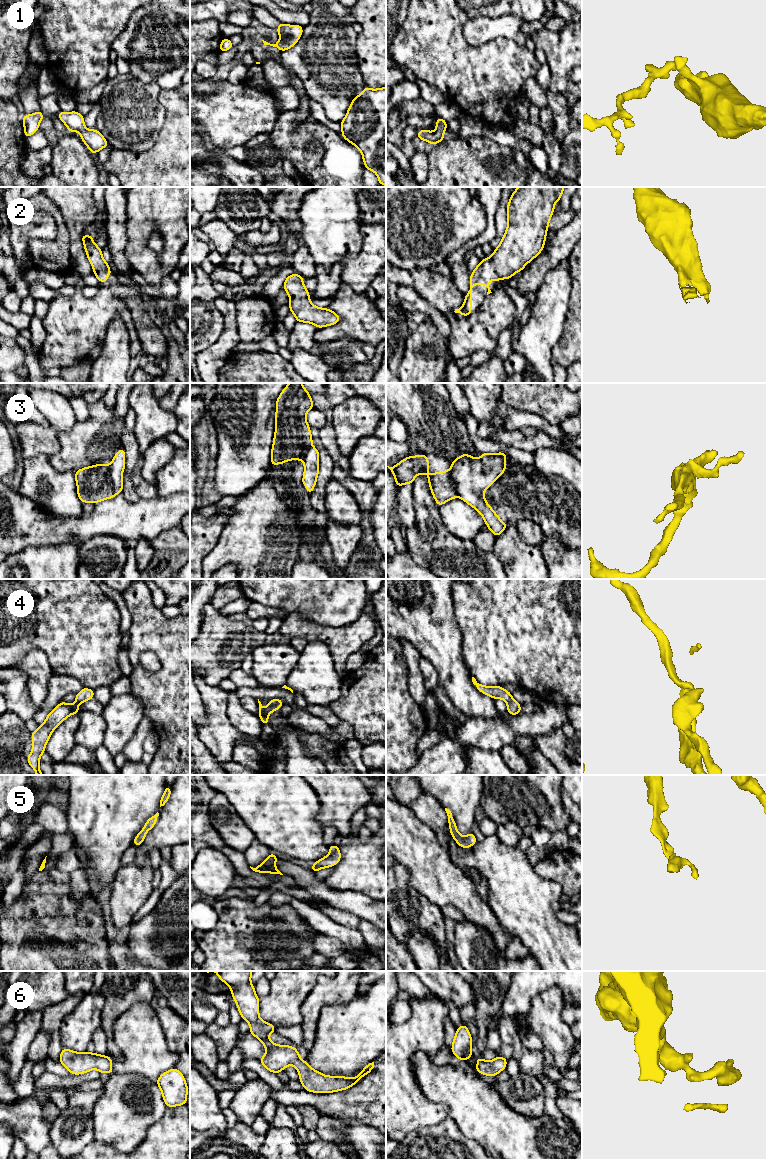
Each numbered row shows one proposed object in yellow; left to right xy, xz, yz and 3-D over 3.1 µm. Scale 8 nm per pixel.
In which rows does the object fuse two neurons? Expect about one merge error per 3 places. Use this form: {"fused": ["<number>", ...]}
{"fused": ["3"]}

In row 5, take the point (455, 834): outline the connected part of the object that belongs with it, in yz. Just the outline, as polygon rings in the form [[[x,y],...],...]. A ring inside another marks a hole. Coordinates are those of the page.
[[[445,808],[445,811],[449,820],[448,826],[450,828],[451,836],[454,838],[456,843],[462,848],[469,848],[474,846],[474,844],[477,842],[475,835],[472,832],[470,832],[467,836],[462,837],[459,831],[457,830],[455,820],[452,816],[451,811],[447,808]]]

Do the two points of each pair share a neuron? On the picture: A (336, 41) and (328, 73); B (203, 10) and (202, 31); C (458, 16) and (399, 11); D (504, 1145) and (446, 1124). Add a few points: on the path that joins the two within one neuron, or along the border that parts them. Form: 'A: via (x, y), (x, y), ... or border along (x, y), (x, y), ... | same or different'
A: via (328, 49), (328, 65) | same
B: border along (218, 21), (215, 19), (204, 19), (200, 22) | different
C: border along (407, 10), (405, 19), (396, 33) | different
D: border along (448, 1116), (465, 1135), (479, 1142) | different

